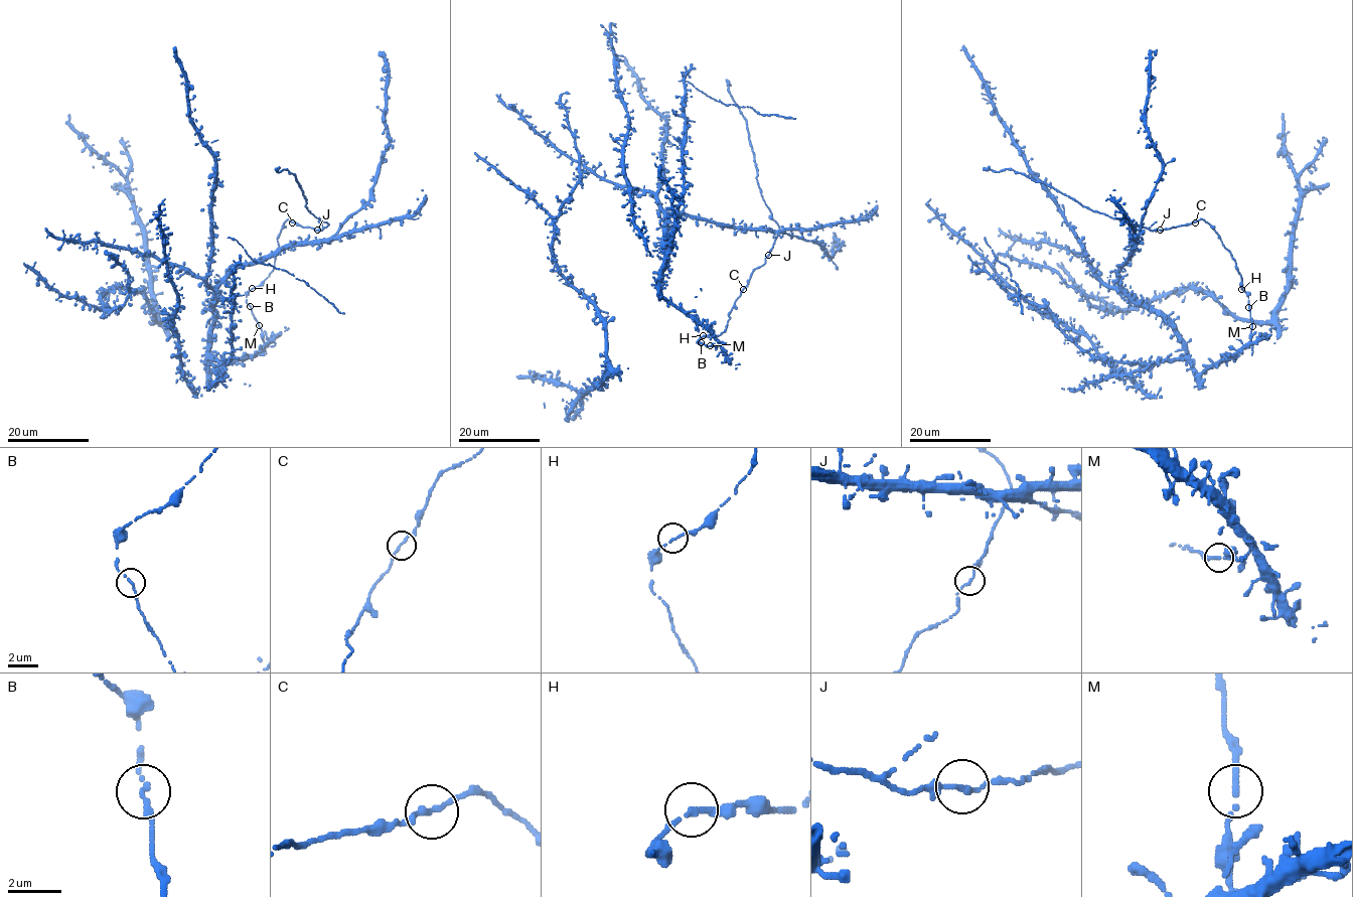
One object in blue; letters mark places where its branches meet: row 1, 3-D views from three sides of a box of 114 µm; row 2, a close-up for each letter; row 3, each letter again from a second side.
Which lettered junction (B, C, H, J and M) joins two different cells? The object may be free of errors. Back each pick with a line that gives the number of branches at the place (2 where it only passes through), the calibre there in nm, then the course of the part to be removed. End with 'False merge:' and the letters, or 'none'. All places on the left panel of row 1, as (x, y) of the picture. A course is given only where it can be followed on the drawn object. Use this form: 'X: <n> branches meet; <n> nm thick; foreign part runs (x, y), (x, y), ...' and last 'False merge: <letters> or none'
False merge: none

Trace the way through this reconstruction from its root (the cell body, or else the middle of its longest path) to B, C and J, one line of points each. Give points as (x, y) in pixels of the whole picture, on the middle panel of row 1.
B: (657, 198), (665, 216), (665, 259), (659, 291), (694, 316), (719, 342), (711, 345), (701, 342)
C: (657, 198), (665, 216), (659, 291), (719, 342), (697, 342), (703, 335), (724, 331), (743, 289)
J: (657, 198), (665, 216), (659, 291), (719, 342), (697, 342), (703, 335), (724, 331), (750, 274), (768, 255)

